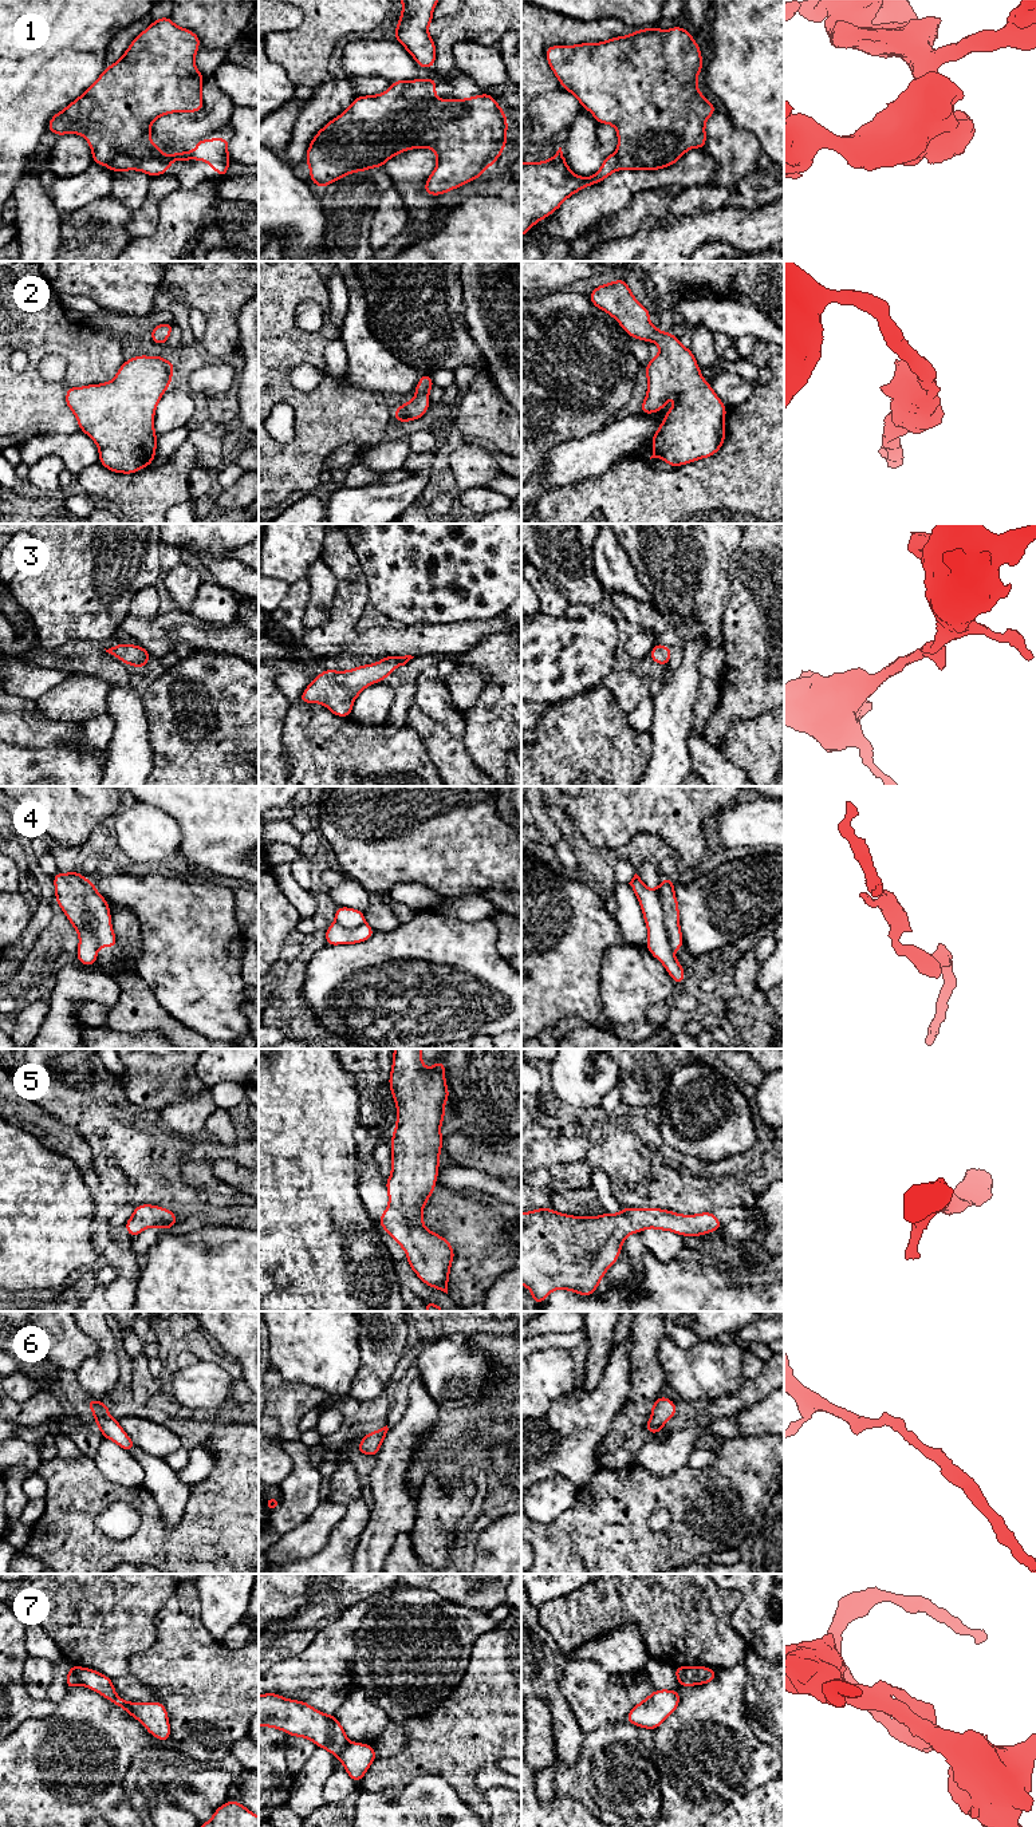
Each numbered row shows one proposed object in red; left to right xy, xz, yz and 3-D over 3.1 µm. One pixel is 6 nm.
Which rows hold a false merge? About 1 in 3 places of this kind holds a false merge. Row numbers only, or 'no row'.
4, 7

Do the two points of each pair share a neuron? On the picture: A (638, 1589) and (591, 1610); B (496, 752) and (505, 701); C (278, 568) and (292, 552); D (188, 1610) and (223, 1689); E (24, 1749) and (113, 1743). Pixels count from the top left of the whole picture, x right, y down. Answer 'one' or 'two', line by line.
A: one
B: one
C: one
D: one
E: one

